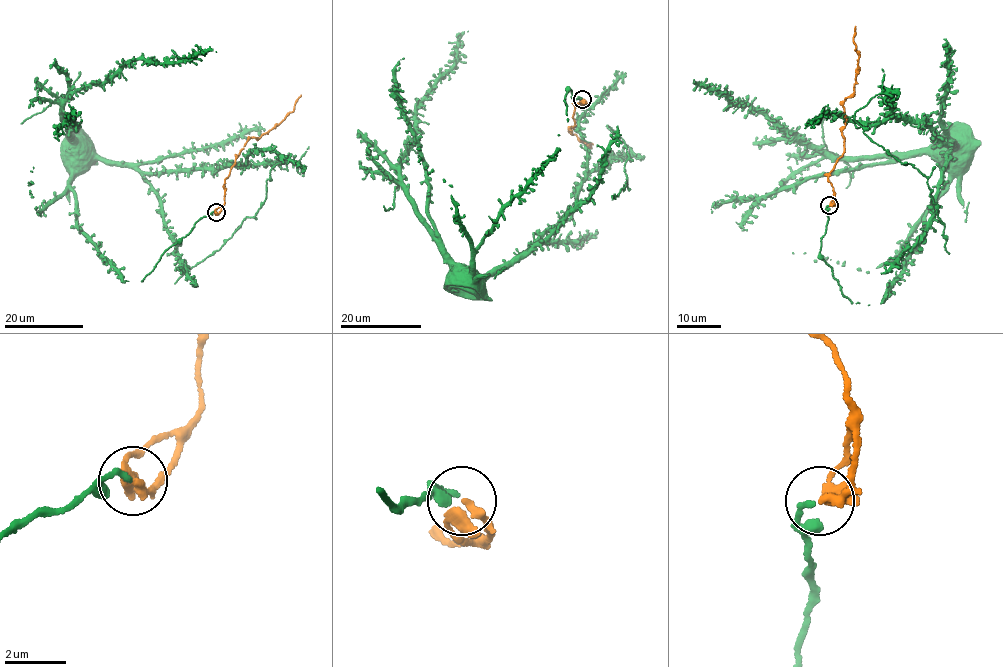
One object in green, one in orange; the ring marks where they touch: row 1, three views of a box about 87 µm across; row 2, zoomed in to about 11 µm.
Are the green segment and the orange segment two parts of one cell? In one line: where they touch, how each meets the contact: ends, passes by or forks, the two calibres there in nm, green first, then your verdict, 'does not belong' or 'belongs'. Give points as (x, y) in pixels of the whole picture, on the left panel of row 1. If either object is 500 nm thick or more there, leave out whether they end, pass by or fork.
place (216, 212); green ends; orange forks; calibres 160 and 240 nm; belongs

